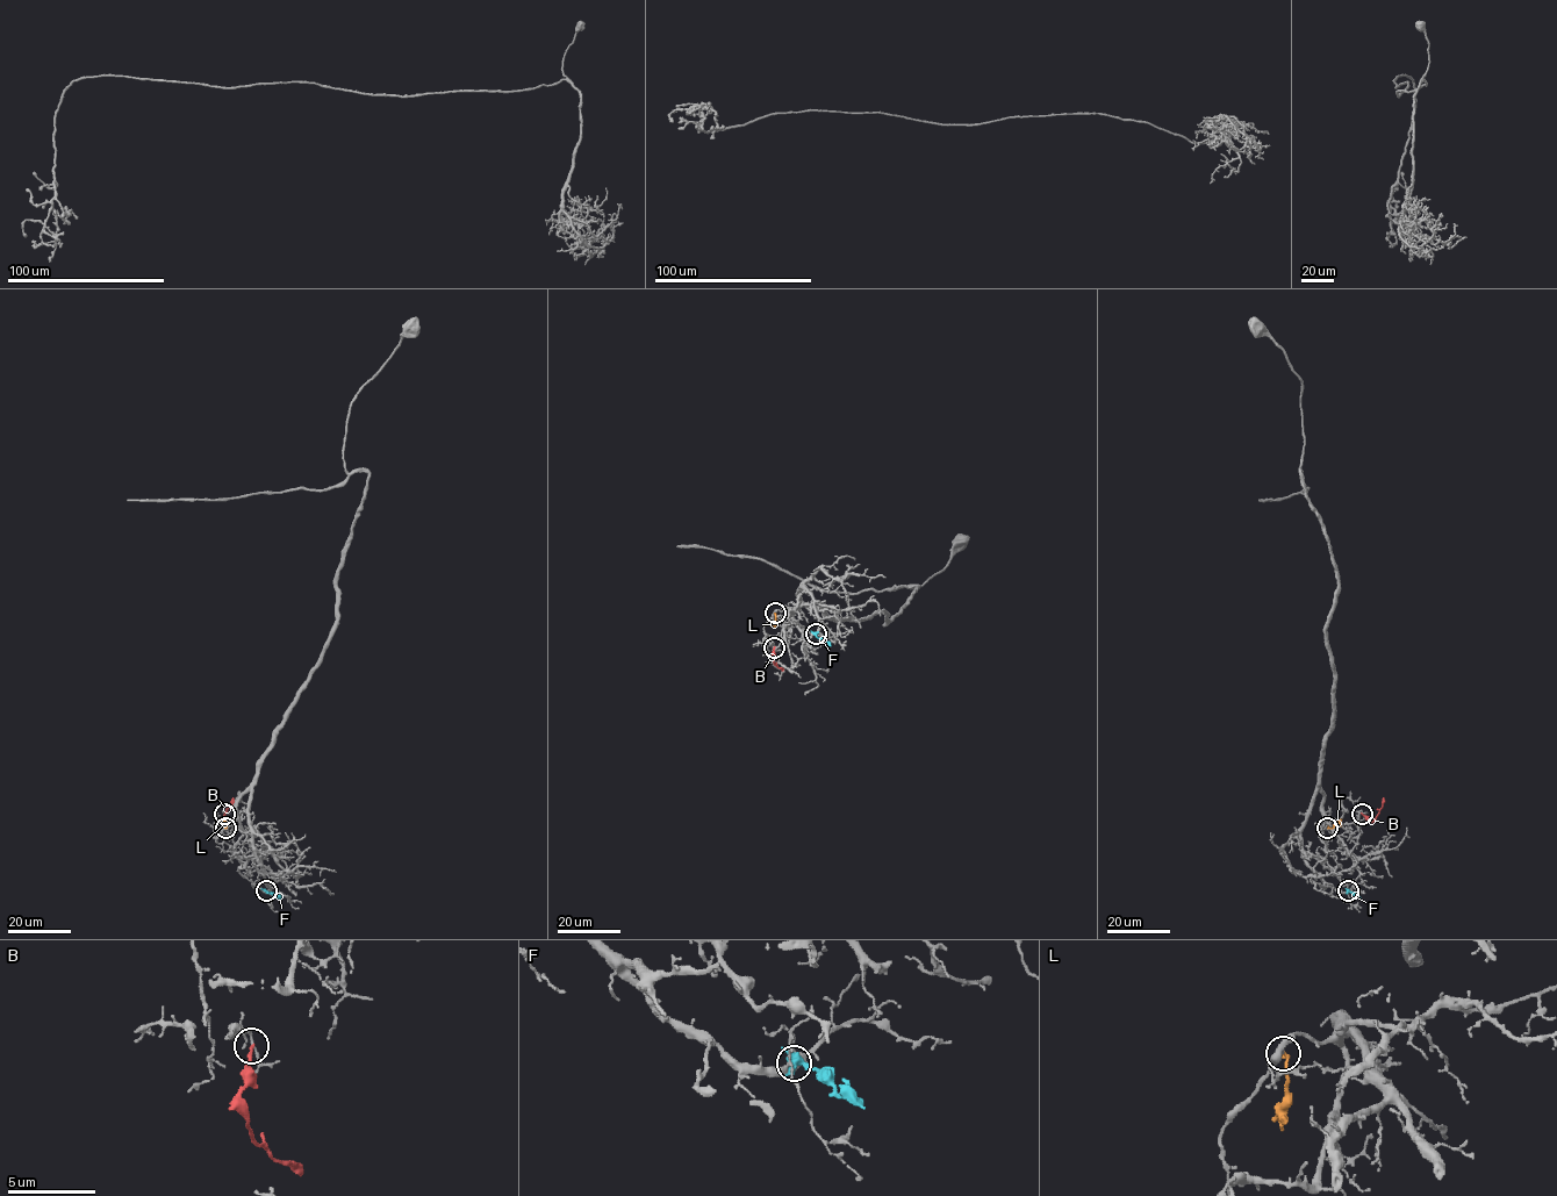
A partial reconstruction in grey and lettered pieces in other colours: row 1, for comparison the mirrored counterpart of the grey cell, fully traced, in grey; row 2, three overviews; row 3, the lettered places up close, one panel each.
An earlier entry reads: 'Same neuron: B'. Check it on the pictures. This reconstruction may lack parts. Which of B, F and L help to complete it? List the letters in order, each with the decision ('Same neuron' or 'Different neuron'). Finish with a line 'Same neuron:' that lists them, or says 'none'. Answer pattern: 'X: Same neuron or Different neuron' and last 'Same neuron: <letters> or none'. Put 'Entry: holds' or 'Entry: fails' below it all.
B: Same neuron
F: Different neuron
L: Different neuron
Same neuron: B
Entry: holds

